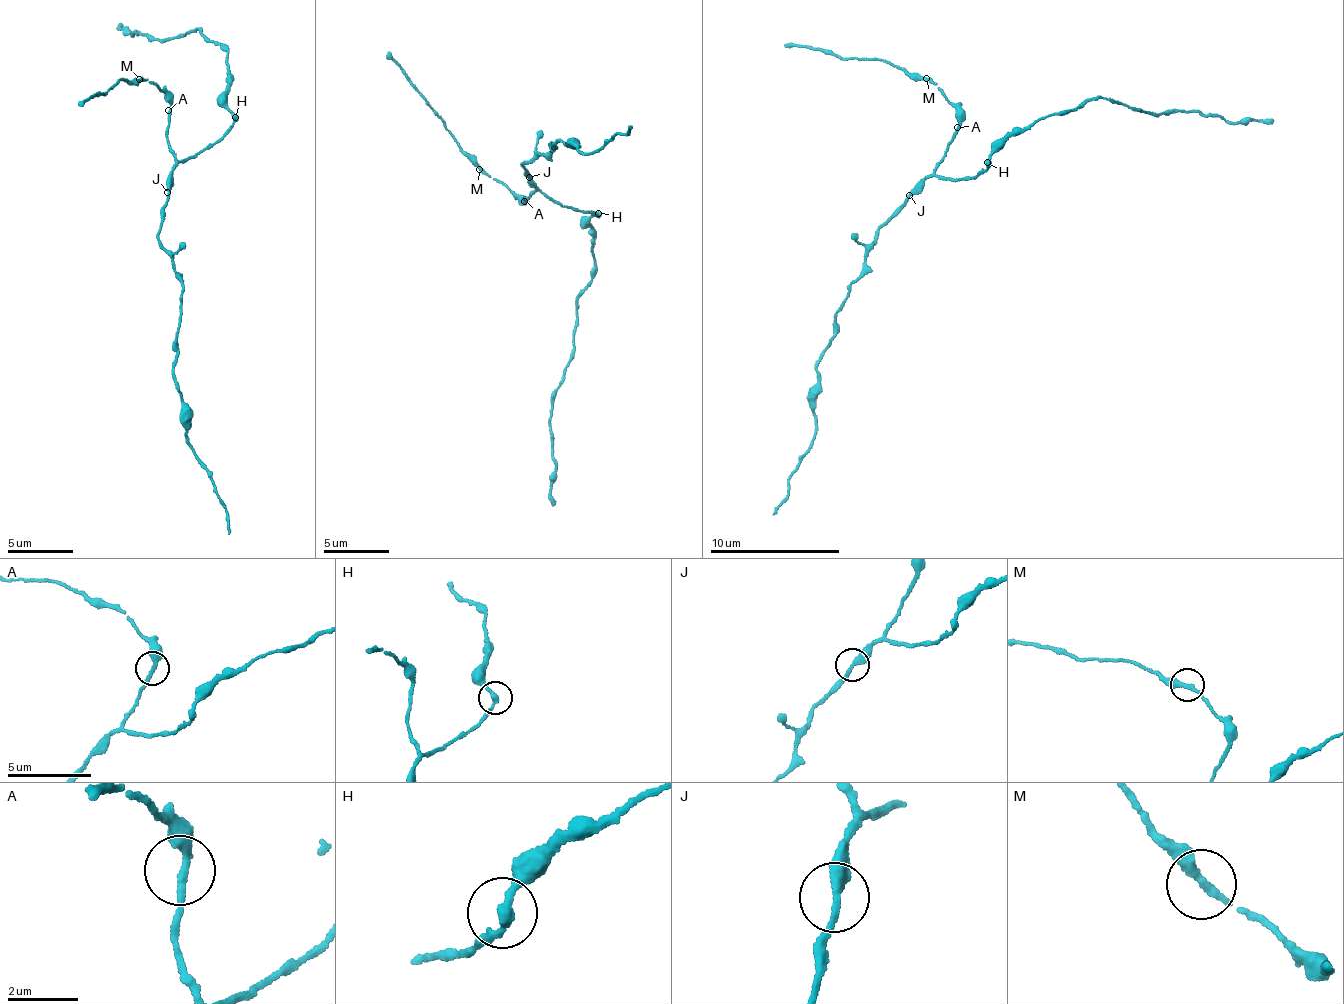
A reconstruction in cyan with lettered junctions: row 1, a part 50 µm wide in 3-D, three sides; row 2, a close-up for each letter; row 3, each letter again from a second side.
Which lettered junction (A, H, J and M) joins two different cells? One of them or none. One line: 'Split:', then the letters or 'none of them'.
Split: none of them

